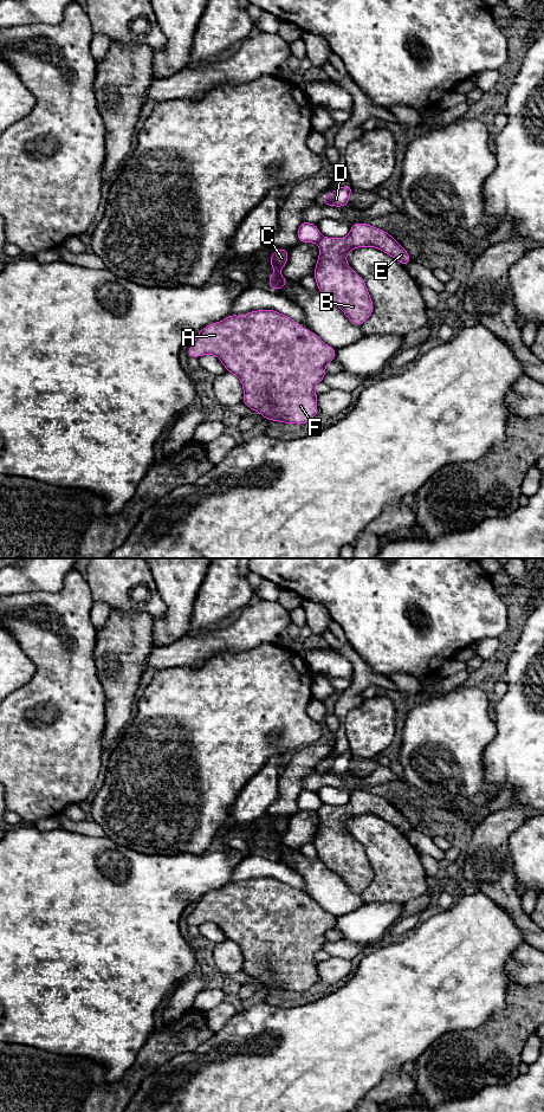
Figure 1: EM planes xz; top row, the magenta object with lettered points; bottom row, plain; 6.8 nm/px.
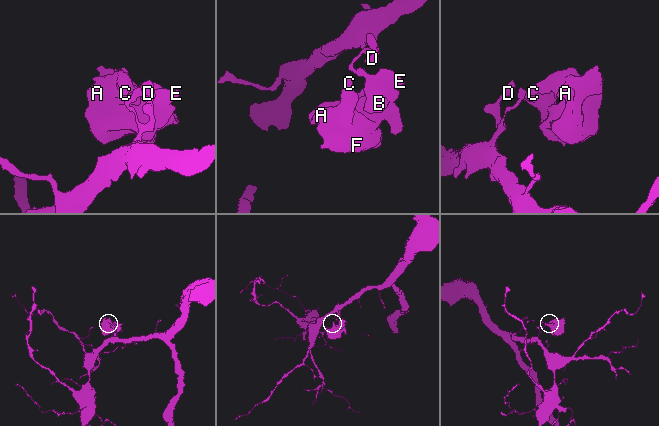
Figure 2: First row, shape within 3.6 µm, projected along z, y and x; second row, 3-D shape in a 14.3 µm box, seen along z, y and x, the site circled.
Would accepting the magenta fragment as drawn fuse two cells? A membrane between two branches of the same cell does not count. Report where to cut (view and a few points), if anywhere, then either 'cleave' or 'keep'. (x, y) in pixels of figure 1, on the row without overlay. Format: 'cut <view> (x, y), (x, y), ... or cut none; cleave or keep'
cut xz (322, 803), (317, 812); cleave

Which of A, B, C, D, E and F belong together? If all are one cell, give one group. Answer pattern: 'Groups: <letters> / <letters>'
Groups: A B C E F / D

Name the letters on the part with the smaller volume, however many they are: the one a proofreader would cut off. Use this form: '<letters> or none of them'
A, B, C, E, F

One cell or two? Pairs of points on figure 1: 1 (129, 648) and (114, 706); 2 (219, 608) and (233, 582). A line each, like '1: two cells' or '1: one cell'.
1: one cell
2: one cell

